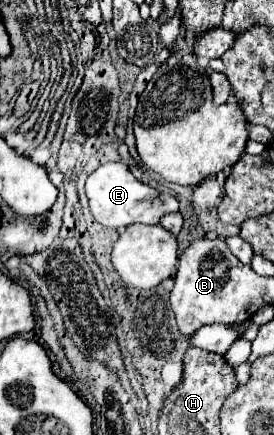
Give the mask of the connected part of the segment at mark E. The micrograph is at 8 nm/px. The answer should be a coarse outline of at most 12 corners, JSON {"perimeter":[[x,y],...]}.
{"perimeter":[[123,162],[85,184],[105,228],[159,224],[165,198]]}

